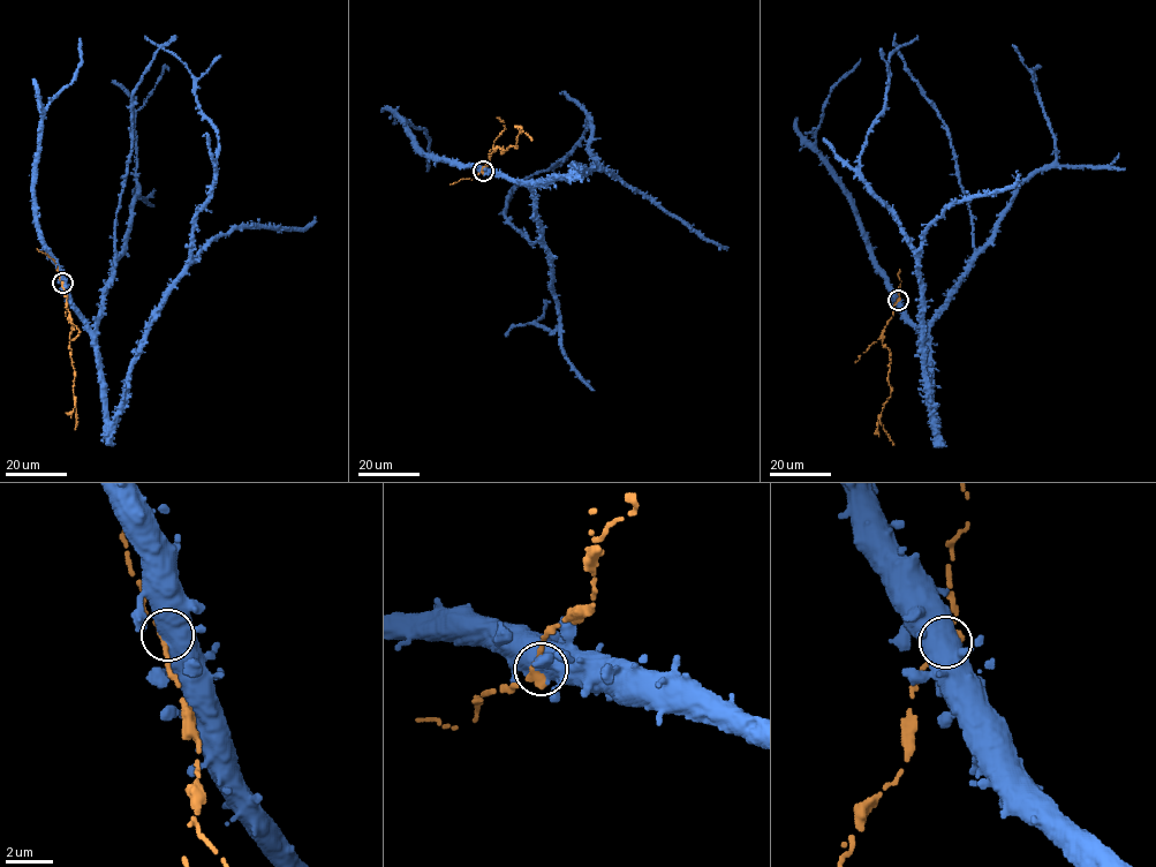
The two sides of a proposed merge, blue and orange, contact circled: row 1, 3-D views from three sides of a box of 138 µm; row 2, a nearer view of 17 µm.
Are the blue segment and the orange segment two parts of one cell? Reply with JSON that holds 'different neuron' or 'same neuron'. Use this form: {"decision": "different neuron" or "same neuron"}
{"decision": "different neuron"}

